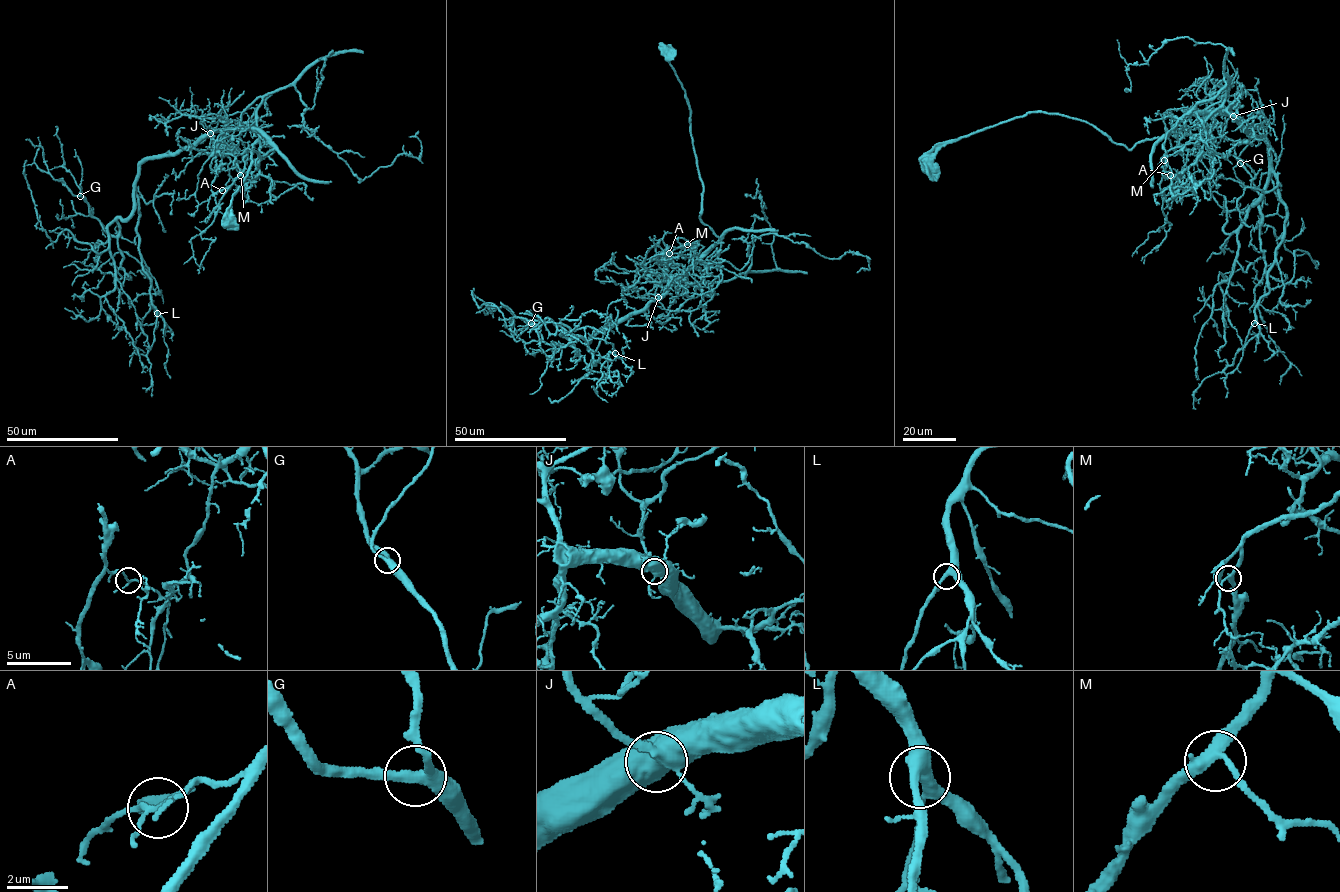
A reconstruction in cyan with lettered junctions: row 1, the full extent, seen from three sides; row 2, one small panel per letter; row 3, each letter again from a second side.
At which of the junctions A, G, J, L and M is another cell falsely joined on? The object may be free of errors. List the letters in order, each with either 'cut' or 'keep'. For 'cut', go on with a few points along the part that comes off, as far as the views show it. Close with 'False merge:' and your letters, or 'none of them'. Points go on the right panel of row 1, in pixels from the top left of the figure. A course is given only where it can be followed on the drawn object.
A: cut | (1170, 175), (1167, 153), (1203, 131), (1225, 77), (1163, 143), (1175, 196), (1217, 162)
G: keep
J: keep
L: keep
M: keep
False merge: A

